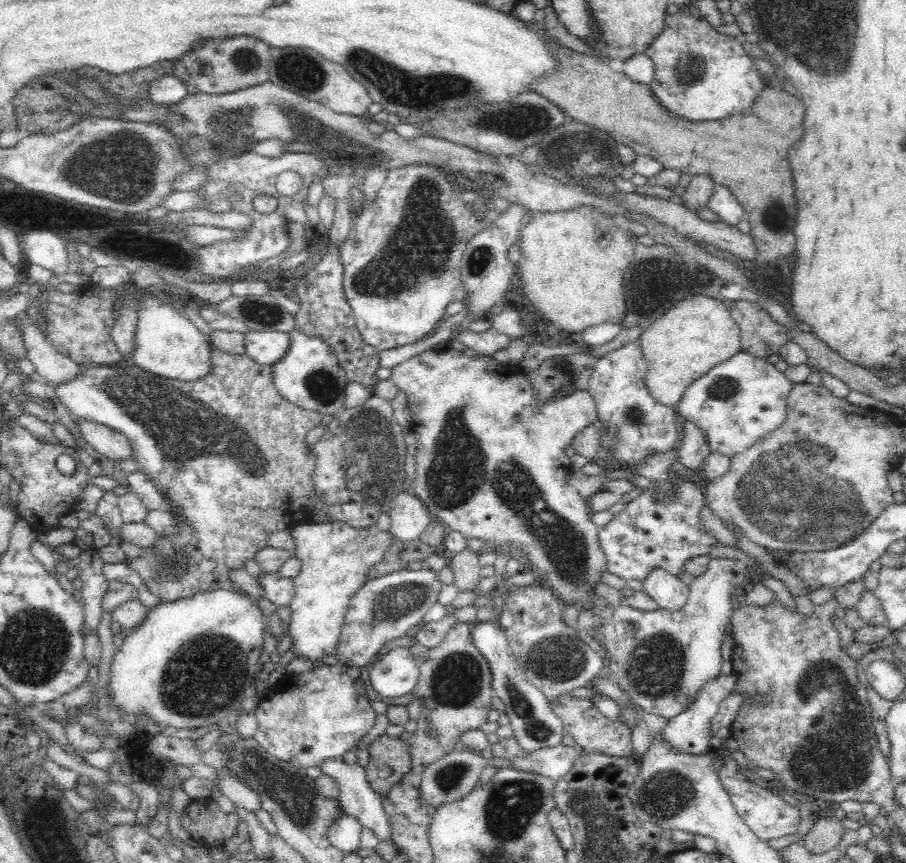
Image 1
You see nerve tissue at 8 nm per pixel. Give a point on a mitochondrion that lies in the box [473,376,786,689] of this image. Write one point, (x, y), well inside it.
(634, 415)

